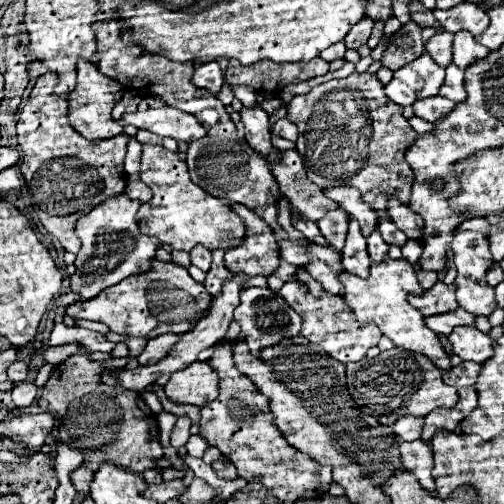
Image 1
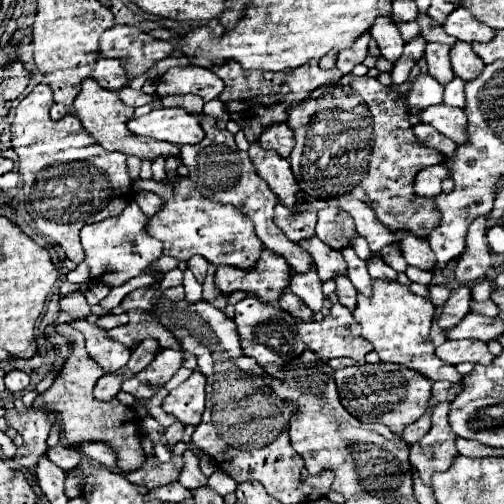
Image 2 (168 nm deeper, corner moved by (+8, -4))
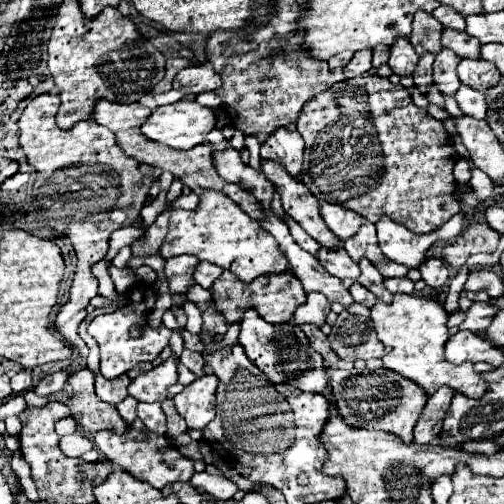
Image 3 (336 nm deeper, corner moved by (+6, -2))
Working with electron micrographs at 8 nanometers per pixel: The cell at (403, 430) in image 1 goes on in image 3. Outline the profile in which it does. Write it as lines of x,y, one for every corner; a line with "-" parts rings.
444,385
428,397
428,403
422,411
422,417
414,427
414,441
416,443
426,445
438,437
438,433
442,431
442,421
444,421
444,415
448,413
452,395
454,395
454,389

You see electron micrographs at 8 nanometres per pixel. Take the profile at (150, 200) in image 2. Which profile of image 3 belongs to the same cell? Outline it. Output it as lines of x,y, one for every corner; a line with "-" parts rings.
192,191
190,195
180,195
178,199
168,201
166,211
170,211
170,209
196,209
196,205
198,205
198,195

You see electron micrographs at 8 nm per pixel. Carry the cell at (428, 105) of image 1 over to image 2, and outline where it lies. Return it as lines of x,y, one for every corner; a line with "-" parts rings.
436,105
428,107
420,113
420,119
434,129
438,129
442,135
450,137
456,145
468,143
468,135
464,135
464,127
468,125
468,117
464,115
464,109
448,107
448,105

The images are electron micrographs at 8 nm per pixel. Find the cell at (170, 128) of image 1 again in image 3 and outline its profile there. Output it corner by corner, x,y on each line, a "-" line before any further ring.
176,101
154,109
140,131
162,145
190,149
202,143
214,125
216,117
212,109
202,107
196,101

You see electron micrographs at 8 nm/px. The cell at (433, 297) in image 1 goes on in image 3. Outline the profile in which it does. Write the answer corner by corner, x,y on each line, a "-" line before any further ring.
474,301
470,305
470,309
466,311
466,319
460,323
460,329
468,329
468,331
474,331
474,333
480,333
486,329
486,325
490,323
490,317
494,317
498,309
488,305
488,303
478,303

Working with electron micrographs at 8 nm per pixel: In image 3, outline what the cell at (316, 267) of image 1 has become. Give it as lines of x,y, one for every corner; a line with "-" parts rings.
354,283
348,291
350,291
350,295
354,297
356,303
362,303
362,305
366,305
366,307
372,307
372,305
376,303
376,297
374,297
366,287
362,287
360,283

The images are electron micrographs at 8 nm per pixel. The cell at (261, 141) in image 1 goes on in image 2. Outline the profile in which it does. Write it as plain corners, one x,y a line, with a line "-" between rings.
258,143
250,145
248,155
256,167
256,173
270,185
280,203
290,211
298,211
296,193
300,191
300,187
292,175
290,163
280,155
276,155
274,151
264,151

